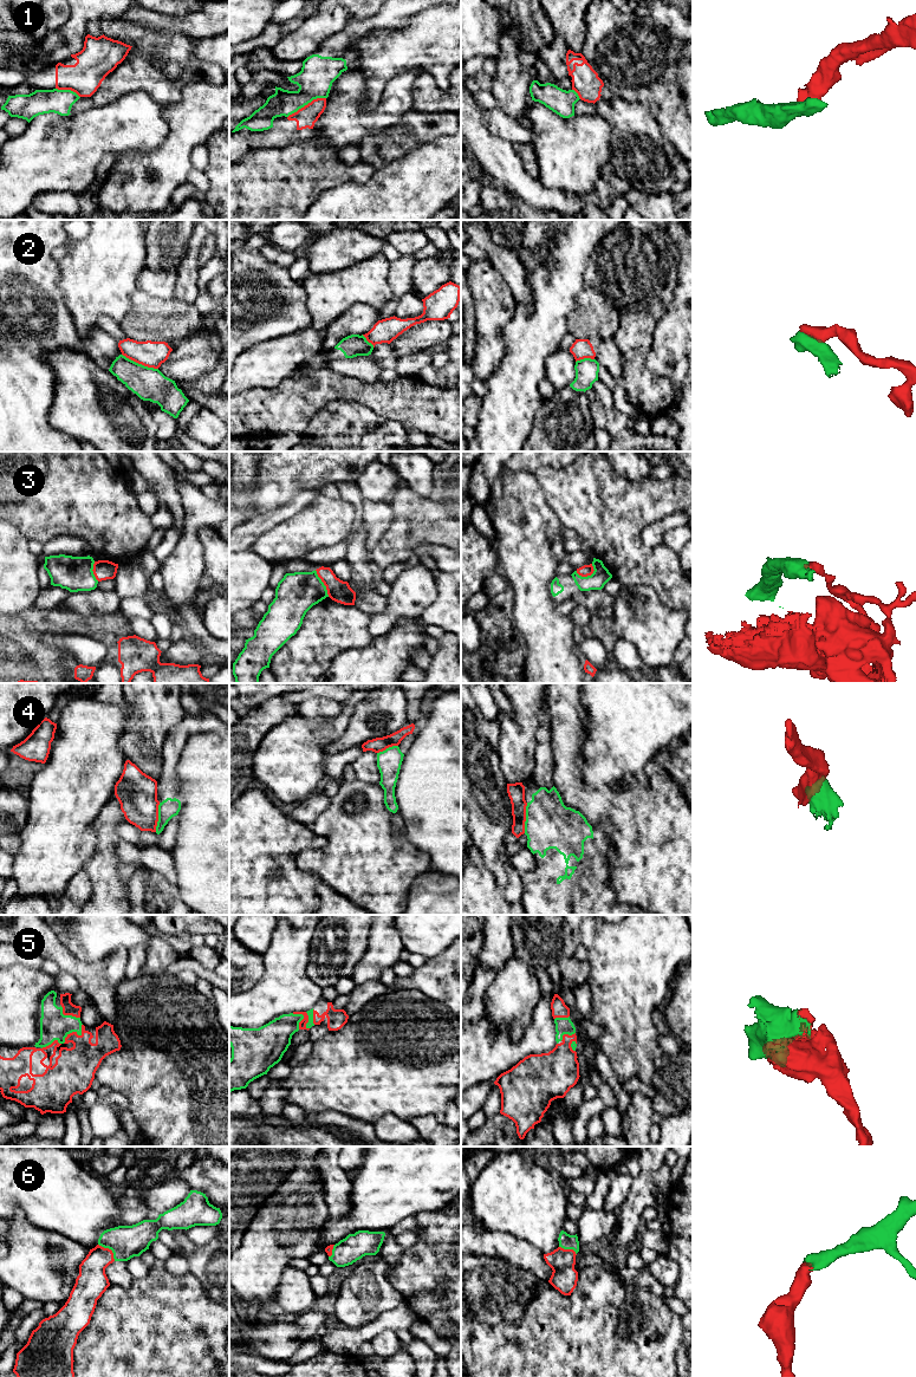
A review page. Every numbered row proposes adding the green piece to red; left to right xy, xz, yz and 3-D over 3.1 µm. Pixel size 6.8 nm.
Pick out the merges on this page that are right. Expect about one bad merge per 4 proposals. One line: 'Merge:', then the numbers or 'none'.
Merge: 5, 6

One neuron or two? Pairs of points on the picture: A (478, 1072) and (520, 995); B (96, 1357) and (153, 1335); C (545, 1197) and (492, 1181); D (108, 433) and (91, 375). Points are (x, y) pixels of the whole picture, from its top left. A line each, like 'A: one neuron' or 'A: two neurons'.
A: two neurons
B: one neuron
C: one neuron
D: one neuron

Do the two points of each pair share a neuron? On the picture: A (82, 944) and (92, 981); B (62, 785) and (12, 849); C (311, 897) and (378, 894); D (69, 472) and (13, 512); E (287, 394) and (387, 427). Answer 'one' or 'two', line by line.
A: two
B: two
C: two
D: one
E: two

